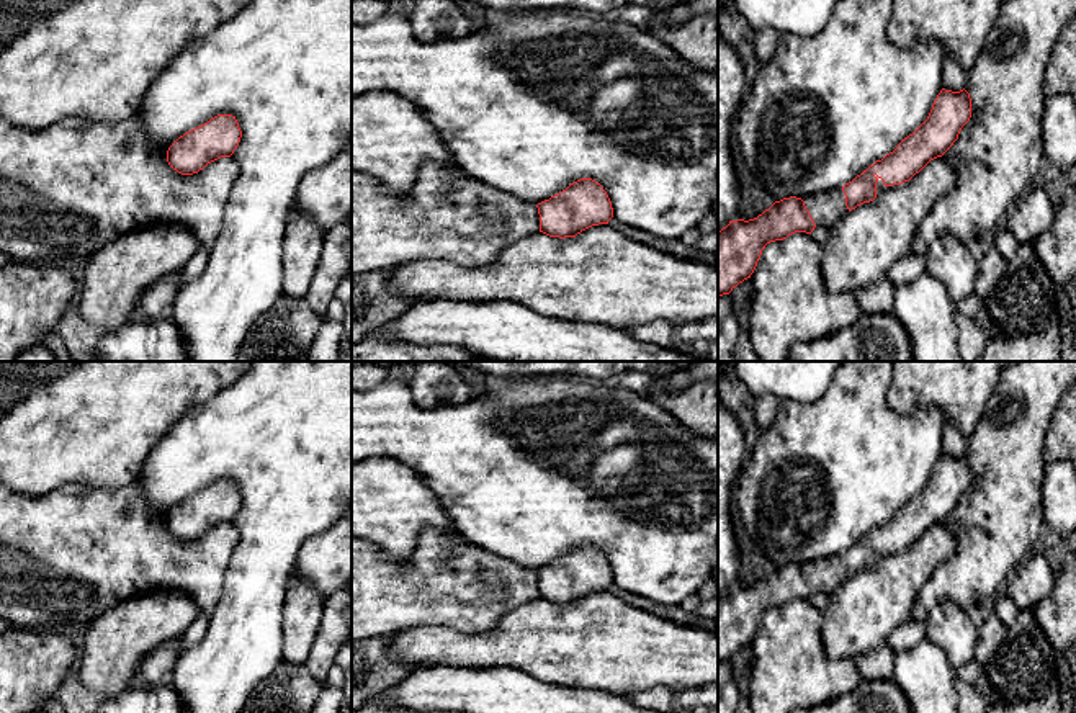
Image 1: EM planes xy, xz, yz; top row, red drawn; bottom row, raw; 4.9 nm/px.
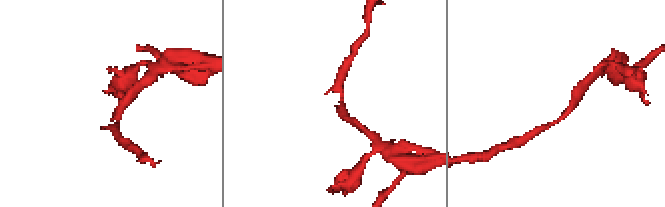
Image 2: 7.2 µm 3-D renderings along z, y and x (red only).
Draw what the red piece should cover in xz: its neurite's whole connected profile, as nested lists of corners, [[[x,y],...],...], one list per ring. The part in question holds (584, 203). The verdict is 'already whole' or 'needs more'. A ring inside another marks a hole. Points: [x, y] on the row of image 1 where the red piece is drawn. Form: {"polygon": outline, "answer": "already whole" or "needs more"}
{"polygon": [[[581,178],[561,193],[536,204],[540,232],[549,237],[576,237],[582,231],[608,224],[613,217],[612,201],[600,183]]], "answer": "already whole"}

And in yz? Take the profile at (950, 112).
{"polygon": [[[942,88],[927,119],[852,182],[803,198],[783,198],[749,221],[729,221],[718,231],[718,296],[751,278],[767,244],[795,232],[829,229],[857,206],[909,182],[953,146],[970,118],[970,93]]], "answer": "needs more"}

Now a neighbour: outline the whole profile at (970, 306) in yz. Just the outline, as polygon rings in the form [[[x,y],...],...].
[[[976,293],[957,303],[957,312],[970,319],[976,319],[976,314],[980,312],[981,307],[983,307],[983,298],[980,298]]]

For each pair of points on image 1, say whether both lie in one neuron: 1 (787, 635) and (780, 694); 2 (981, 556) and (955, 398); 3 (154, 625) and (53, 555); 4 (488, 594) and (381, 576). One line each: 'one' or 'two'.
1: one
2: two
3: two
4: one

